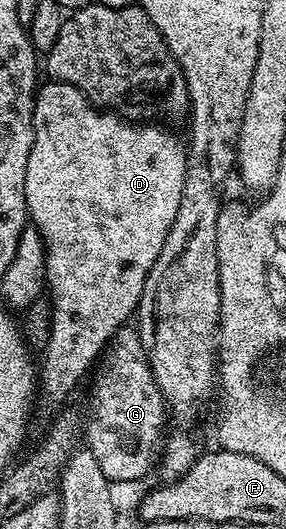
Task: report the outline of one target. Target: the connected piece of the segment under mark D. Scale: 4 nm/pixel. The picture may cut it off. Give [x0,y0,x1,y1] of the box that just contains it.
[25,80,187,405]

